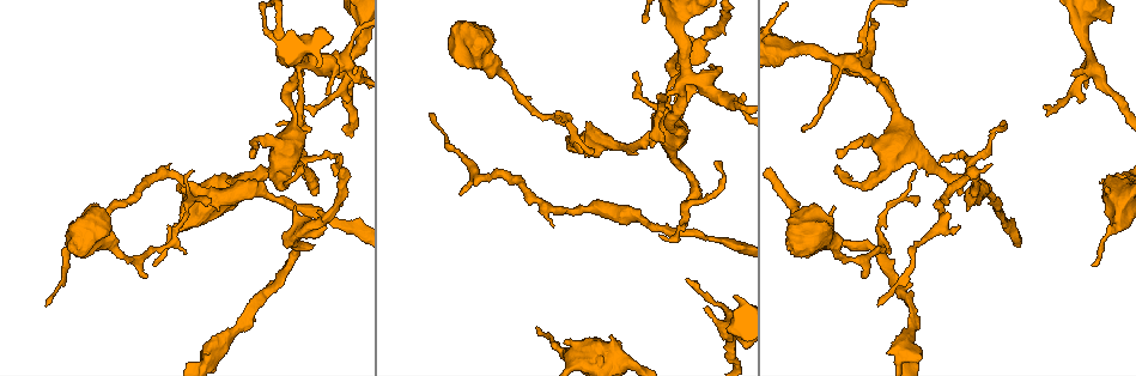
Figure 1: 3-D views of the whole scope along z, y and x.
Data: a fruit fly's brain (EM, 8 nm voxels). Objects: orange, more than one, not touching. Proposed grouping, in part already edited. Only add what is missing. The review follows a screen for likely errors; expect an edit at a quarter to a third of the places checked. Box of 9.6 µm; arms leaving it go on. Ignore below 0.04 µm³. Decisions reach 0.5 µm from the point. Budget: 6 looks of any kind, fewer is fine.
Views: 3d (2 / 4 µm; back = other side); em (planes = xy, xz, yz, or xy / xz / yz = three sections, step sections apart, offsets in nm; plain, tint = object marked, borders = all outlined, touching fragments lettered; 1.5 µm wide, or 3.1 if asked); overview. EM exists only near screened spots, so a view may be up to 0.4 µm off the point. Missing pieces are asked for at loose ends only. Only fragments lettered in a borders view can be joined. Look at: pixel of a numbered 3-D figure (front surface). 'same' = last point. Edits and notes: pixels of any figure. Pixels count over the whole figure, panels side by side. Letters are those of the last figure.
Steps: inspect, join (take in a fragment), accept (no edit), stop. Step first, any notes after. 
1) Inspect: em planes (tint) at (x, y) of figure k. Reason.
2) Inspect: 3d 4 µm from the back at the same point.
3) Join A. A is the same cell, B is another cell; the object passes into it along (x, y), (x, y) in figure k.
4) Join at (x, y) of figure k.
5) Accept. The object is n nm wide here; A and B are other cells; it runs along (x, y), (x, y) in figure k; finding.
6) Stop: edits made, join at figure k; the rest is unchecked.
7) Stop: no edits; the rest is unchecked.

Inspect: 3d 4 µm at (1077, 101) of figure 1.

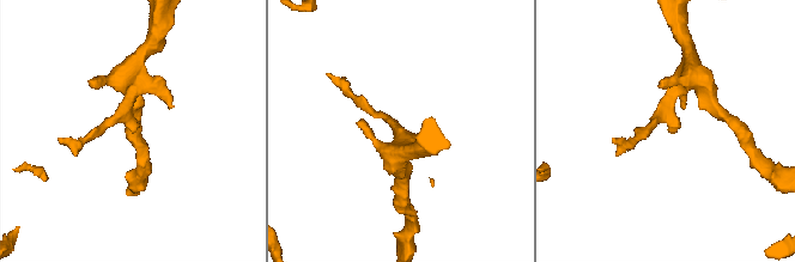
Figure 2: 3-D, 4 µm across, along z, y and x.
Inspect: em planes (borders) at (669, 132) of figure 2. Shape alone is not enough.

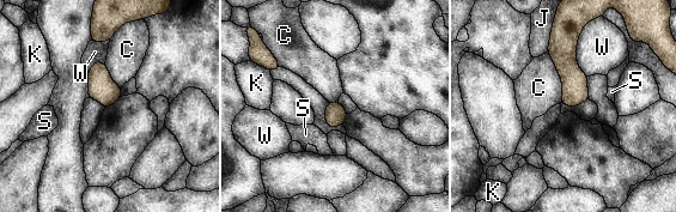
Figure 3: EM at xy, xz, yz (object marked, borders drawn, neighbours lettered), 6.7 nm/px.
Accept. C, J, K, S and W are other cells; it runs along (559, 34), (573, 78), (573, 103) in figure 3; none of them fits.

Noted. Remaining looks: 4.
Inspect: 3d 2 µm at (878, 305) of figure 1. Long arm stops here.

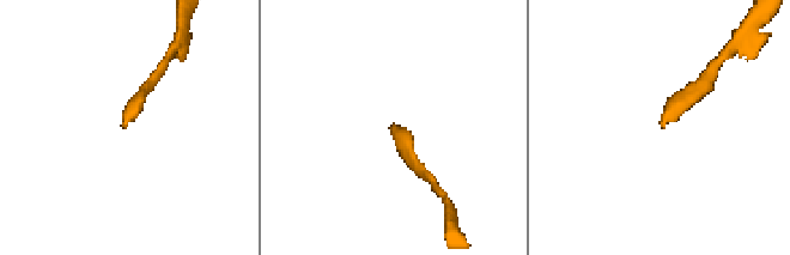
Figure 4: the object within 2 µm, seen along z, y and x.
Inspect: em planes (tint) at (123, 123) of figure 4. Shape alone is not enough.

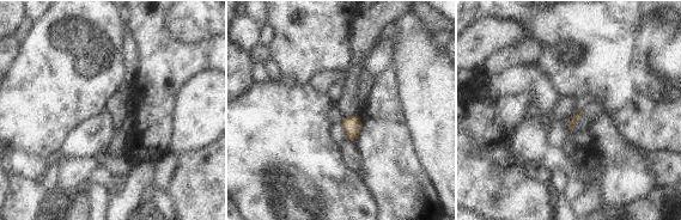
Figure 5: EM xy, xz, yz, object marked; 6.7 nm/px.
Inspect: em planes (borders) at the same point.

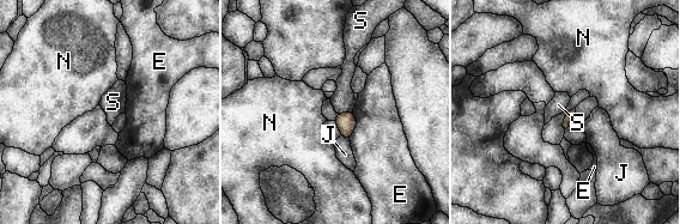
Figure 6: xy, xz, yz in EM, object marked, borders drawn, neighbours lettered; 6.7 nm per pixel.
Accept. E, J, N and S are other cells; a border runs along (352, 110), (338, 114) in figure 6; none of them fits.

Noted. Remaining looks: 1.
Stop: no edits; the rest is unchecked.

